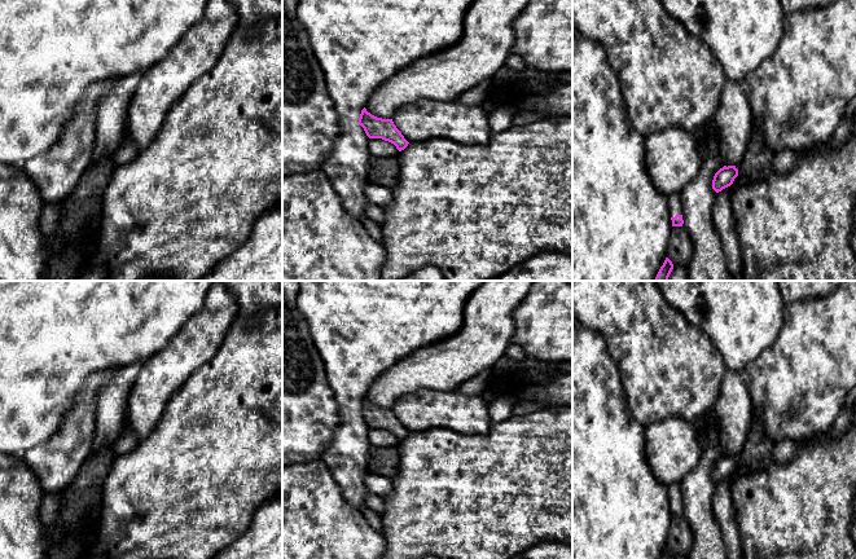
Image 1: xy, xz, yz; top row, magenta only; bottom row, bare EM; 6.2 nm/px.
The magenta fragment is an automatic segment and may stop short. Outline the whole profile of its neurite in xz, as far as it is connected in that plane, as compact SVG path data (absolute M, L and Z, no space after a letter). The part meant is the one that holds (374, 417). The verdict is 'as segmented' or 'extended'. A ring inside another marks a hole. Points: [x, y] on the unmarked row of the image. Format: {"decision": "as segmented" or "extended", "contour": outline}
{"decision": "as segmented", "contour": "M364 397L361 400L359 414L364 418L369 428L382 428L396 436L399 441L408 436L408 431L401 422L396 418L392 409L382 409L372 405Z"}

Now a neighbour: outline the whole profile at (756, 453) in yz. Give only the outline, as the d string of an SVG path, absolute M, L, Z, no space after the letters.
M754 409L751 427L739 453L738 466L749 471L758 471L765 467L773 459L773 446L774 444L764 437L760 415Z

